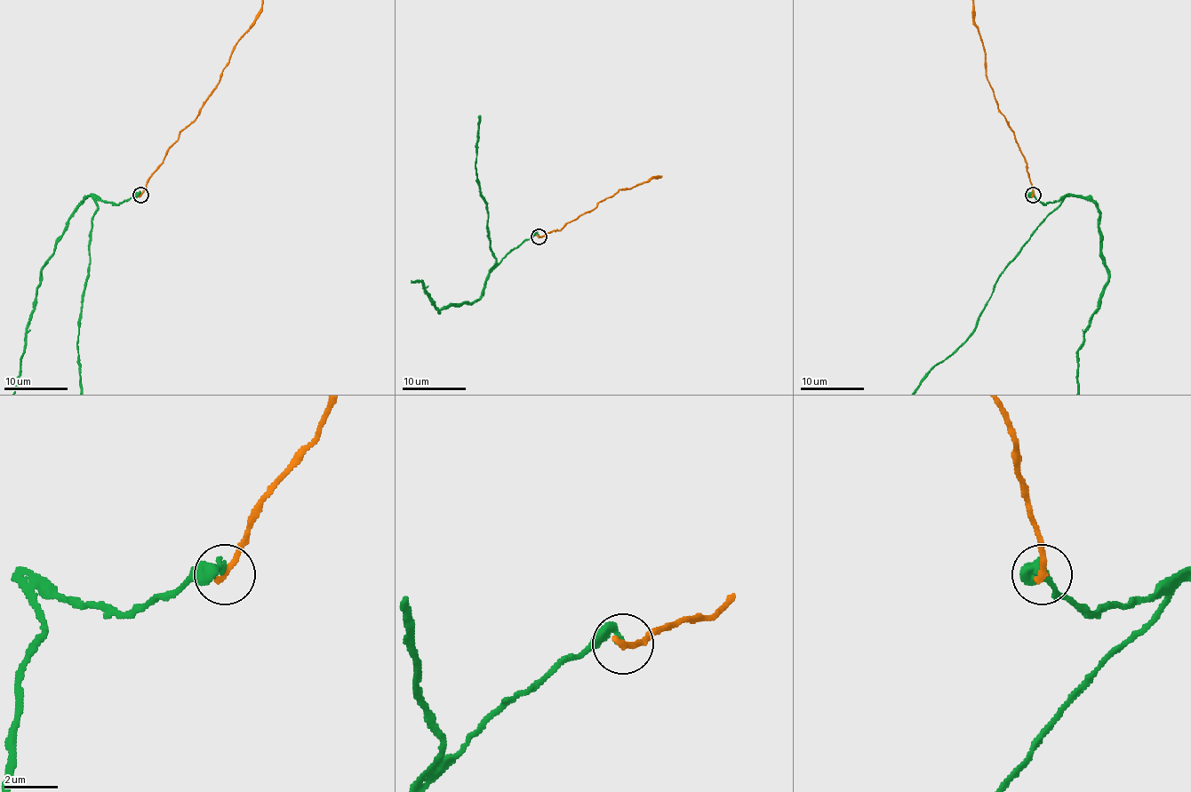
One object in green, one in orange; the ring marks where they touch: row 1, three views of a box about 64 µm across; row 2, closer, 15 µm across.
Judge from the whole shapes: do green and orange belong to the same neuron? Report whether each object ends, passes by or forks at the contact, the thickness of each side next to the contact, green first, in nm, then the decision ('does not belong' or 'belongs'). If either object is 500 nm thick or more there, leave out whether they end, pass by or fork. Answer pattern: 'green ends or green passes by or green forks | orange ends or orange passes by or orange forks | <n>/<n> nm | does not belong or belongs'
green ends | orange ends | 420/260 nm | belongs

